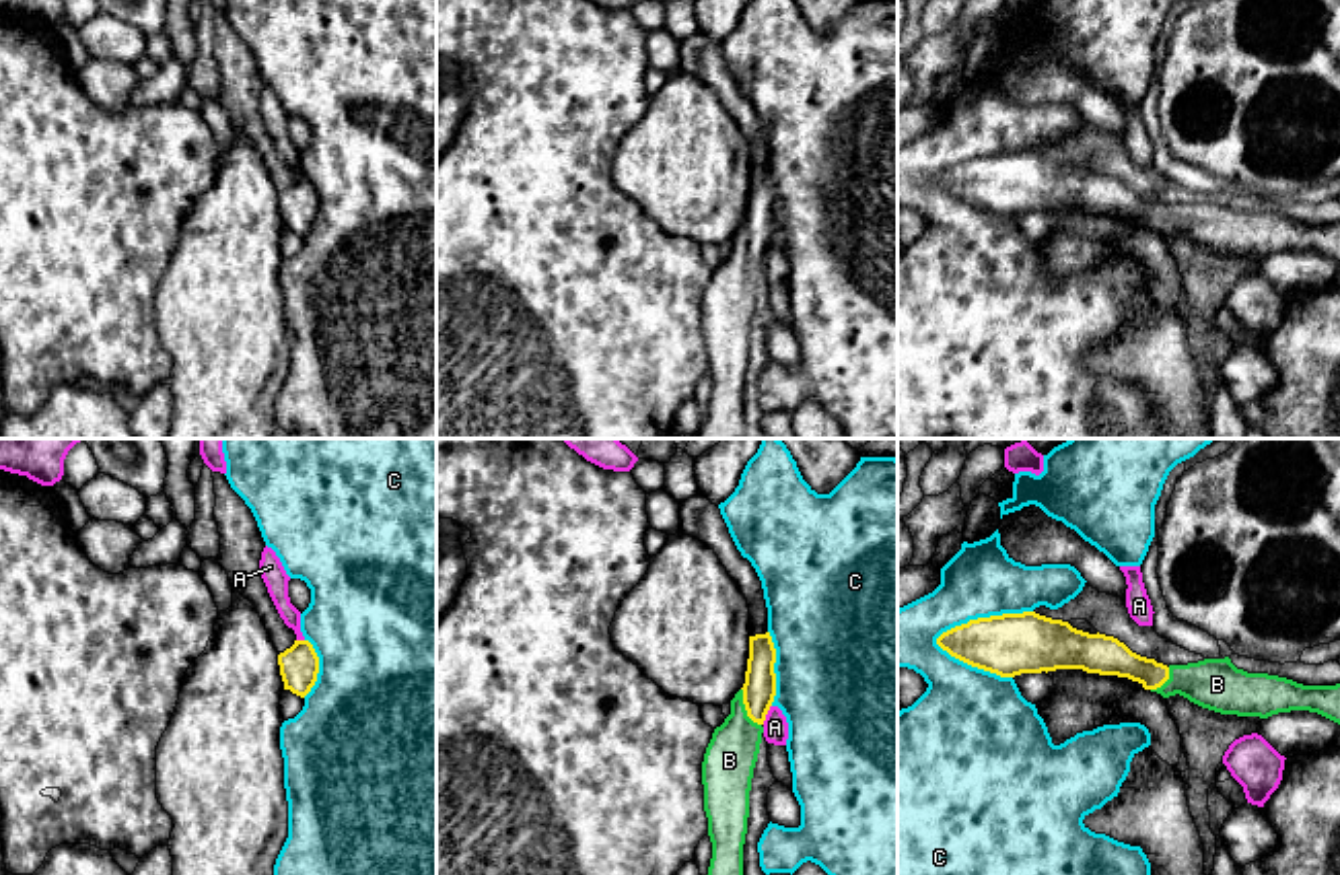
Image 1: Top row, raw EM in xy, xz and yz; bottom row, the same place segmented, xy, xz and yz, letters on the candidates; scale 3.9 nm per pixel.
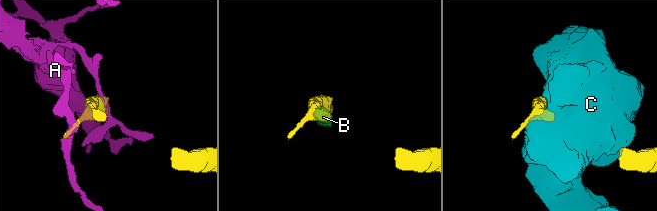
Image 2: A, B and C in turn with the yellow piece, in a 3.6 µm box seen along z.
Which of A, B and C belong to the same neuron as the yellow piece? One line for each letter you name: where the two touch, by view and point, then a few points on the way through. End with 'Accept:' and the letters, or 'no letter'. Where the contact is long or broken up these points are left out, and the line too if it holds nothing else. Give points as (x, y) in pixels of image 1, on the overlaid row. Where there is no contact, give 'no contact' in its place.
B: contact xz (746, 709); way xz (760, 680), (758, 694), (746, 709), (746, 721), (729, 760)
Accept: B

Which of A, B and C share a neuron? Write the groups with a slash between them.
A / B / C

